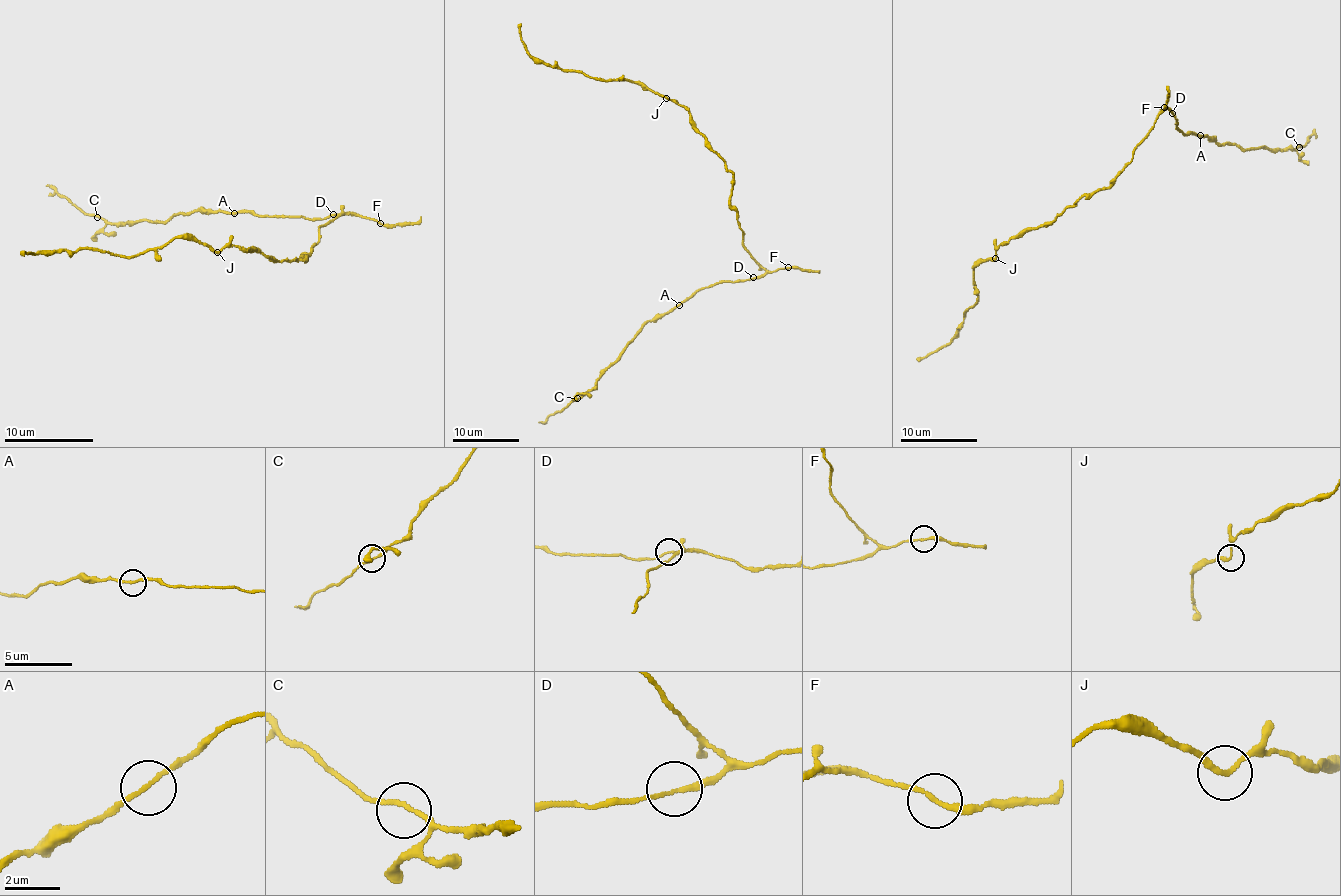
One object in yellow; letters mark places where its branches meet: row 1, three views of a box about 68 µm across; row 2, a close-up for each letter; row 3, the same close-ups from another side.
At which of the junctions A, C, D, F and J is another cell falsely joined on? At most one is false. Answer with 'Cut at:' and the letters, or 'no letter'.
Cut at: no letter

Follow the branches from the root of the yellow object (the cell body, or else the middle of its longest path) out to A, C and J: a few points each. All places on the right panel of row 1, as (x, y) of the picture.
A: (1129, 163), (1133, 150), (1164, 109), (1168, 108), (1174, 114), (1177, 130), (1200, 135)
C: (1129, 163), (1133, 150), (1168, 108), (1185, 135), (1246, 149), (1299, 147)
J: (1129, 163), (1108, 187), (1085, 193), (1053, 220), (1022, 230), (1007, 243), (1001, 244), (995, 258)

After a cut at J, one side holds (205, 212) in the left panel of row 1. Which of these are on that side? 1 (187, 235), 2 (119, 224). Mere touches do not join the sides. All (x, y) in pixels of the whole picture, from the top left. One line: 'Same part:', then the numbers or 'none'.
Same part: 2

